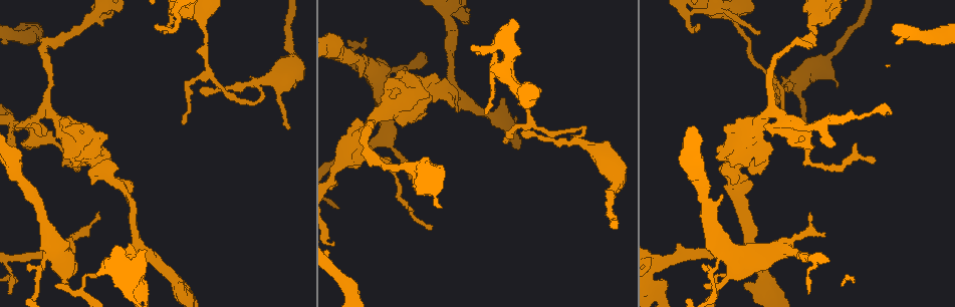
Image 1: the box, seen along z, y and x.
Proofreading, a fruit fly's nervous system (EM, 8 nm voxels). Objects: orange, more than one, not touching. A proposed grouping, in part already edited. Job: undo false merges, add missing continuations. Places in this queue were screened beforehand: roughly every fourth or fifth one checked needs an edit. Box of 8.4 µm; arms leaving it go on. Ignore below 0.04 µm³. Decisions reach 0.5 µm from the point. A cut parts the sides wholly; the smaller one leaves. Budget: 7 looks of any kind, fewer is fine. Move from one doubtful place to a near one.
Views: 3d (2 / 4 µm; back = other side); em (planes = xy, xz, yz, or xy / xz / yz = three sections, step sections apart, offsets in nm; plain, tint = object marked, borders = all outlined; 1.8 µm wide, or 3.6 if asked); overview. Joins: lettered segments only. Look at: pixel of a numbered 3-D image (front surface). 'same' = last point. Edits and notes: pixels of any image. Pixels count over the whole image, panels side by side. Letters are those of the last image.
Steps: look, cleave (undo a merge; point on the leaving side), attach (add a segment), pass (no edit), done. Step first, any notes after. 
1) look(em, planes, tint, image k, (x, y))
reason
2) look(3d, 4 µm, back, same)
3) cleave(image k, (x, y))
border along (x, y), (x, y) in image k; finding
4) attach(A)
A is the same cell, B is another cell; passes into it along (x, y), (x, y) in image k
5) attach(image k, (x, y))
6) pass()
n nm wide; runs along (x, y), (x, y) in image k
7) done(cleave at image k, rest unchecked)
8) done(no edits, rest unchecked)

look(3d, 2 µm, image 1, (736, 269))
a narrow waist

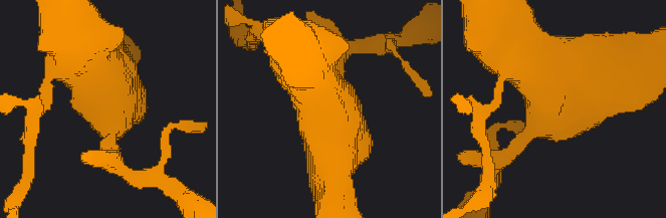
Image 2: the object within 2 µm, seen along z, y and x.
look(em, xy, step 8, tint, image 2, (93, 107))
3 arms

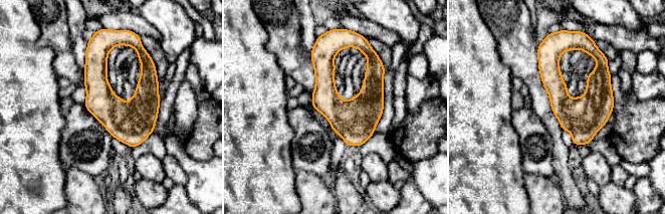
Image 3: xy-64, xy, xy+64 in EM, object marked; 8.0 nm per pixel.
look(em, planes, borders, same)

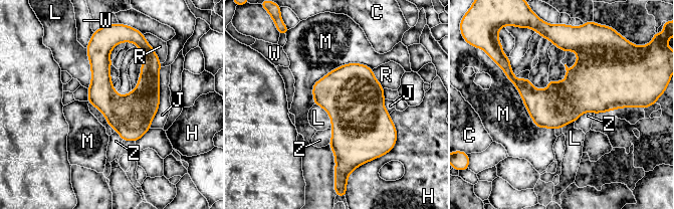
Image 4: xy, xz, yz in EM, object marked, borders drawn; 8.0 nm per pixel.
pass()
320 nm wide; C, H, J, L, M, R, W and Z are other cells; border along (85, 48), (90, 63), (87, 88) in image 4; continuous, no second cell

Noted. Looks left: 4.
look(3d, 4 µm, image 1, (88, 233))
tapers out

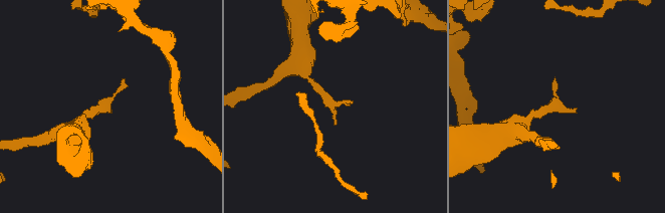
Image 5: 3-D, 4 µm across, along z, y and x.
look(em, xy, step 16, tint, image 5, (575, 109))
shape alone is not enough

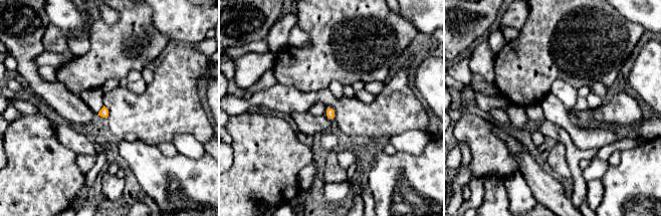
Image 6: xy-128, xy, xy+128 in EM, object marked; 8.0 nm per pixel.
look(em, xz, step 8, borders, same)
cut it another way

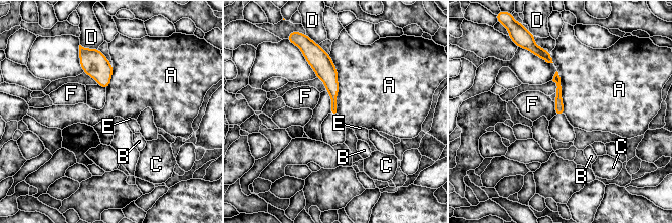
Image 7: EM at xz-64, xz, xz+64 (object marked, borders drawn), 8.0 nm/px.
pass()
A, B, C, D, E and F are other cells; border along (328, 55), (337, 72), (339, 115) in image 7; none of them fits

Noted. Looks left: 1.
done(no edits, rest unchecked)

